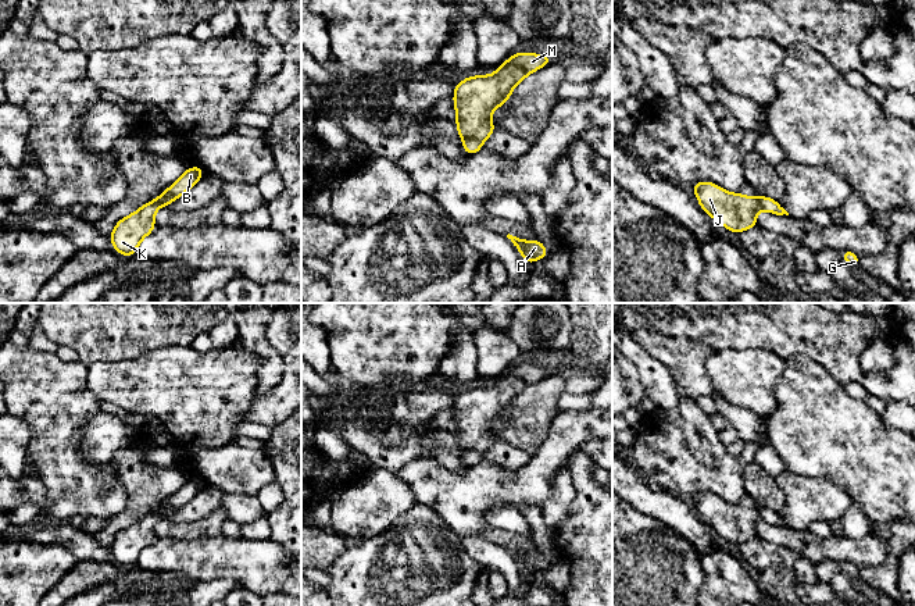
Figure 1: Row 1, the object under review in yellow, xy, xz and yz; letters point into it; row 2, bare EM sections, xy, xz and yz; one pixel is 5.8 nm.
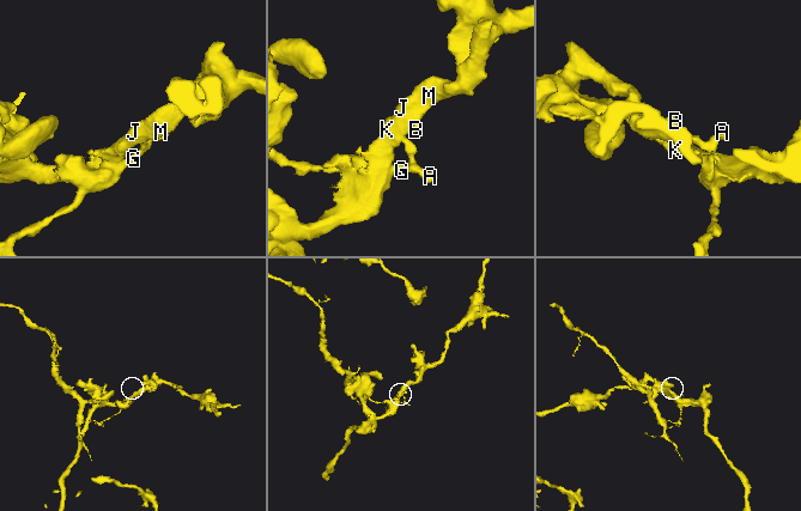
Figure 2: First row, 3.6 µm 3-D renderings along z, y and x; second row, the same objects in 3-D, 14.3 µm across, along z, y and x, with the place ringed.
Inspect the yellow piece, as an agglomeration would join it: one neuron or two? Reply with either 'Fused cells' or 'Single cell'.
Fused cells

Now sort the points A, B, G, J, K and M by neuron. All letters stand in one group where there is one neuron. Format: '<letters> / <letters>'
A B G / J K M

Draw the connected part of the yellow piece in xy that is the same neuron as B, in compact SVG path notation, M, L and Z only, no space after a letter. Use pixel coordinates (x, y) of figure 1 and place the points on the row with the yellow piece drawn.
M199 164L197 167L186 168L186 171L181 175L181 178L168 186L168 189L156 197L156 203L158 207L168 206L167 202L172 197L178 199L183 196L187 190L190 190L201 178L204 170Z

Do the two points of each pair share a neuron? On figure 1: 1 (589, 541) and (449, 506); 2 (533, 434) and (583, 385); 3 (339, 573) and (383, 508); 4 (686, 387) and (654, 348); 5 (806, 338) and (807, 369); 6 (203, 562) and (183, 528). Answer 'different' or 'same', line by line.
1: different
2: same
3: different
4: same
5: different
6: different

